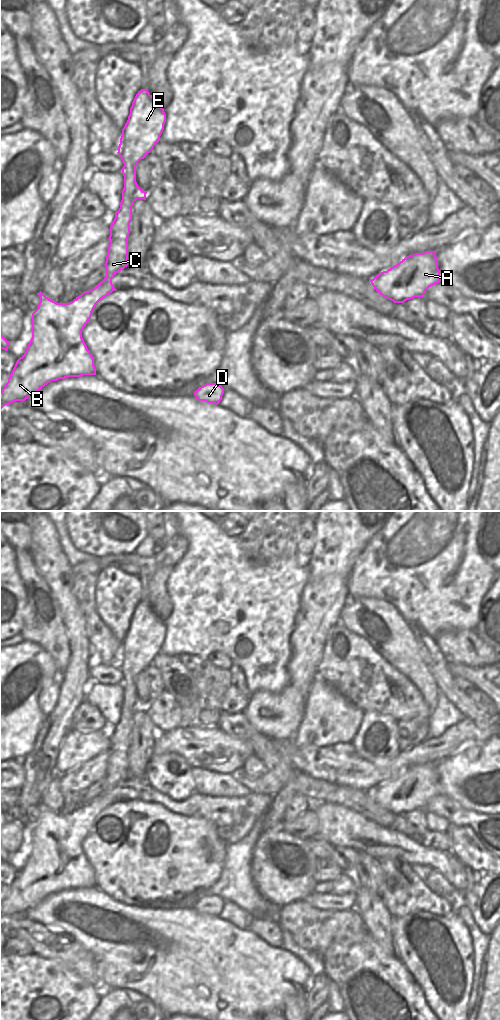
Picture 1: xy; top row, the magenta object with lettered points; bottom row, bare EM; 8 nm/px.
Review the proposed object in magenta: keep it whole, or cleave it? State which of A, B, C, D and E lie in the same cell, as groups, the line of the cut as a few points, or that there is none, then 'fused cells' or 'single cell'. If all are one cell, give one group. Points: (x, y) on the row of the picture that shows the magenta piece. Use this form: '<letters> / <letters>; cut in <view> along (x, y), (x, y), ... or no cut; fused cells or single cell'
A B C D E; no cut; single cell

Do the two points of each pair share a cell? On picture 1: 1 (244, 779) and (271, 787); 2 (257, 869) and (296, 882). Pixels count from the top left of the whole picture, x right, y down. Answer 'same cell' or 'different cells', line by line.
1: same cell
2: same cell

